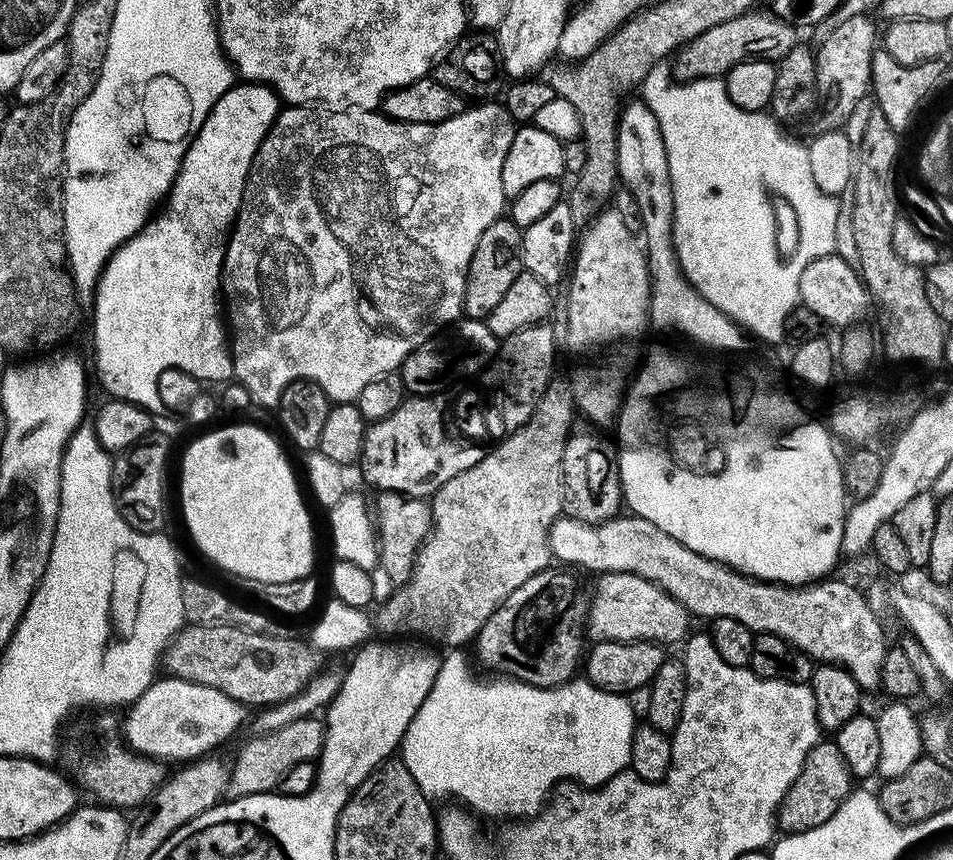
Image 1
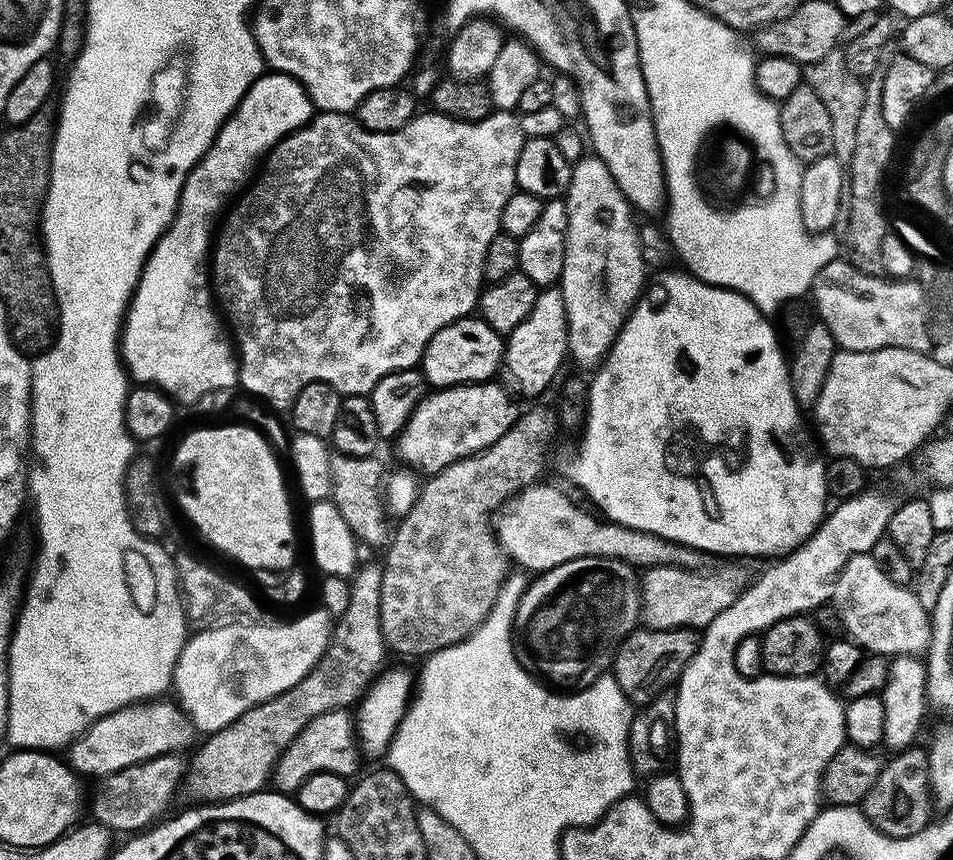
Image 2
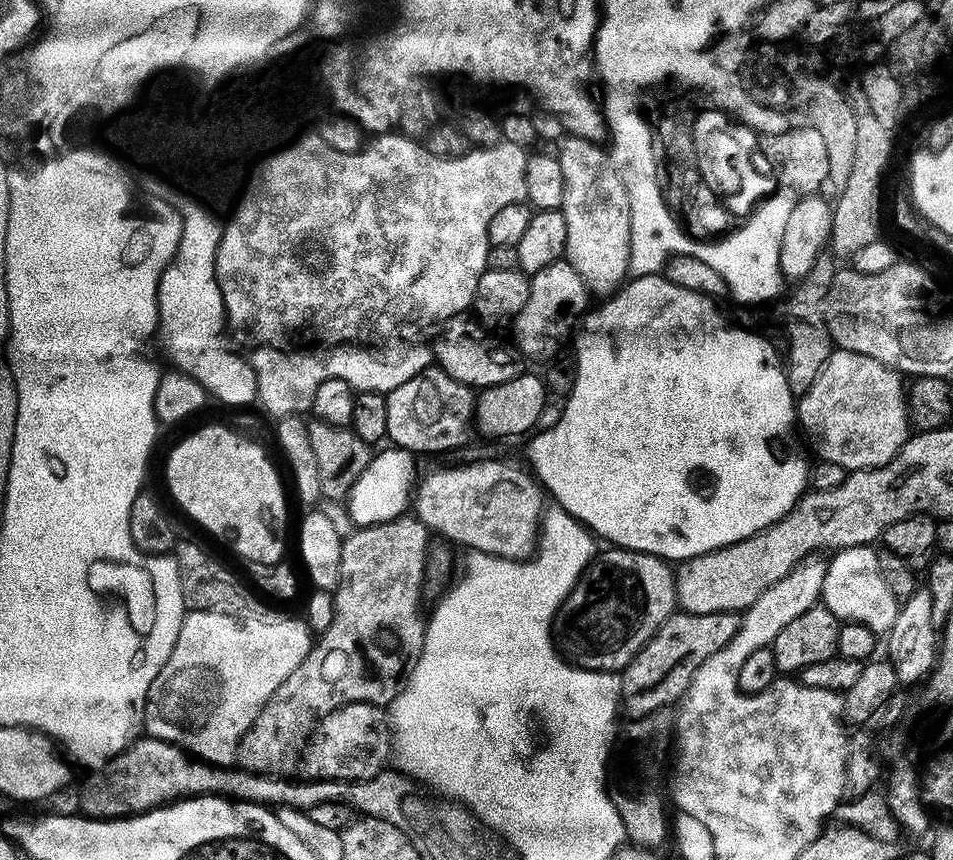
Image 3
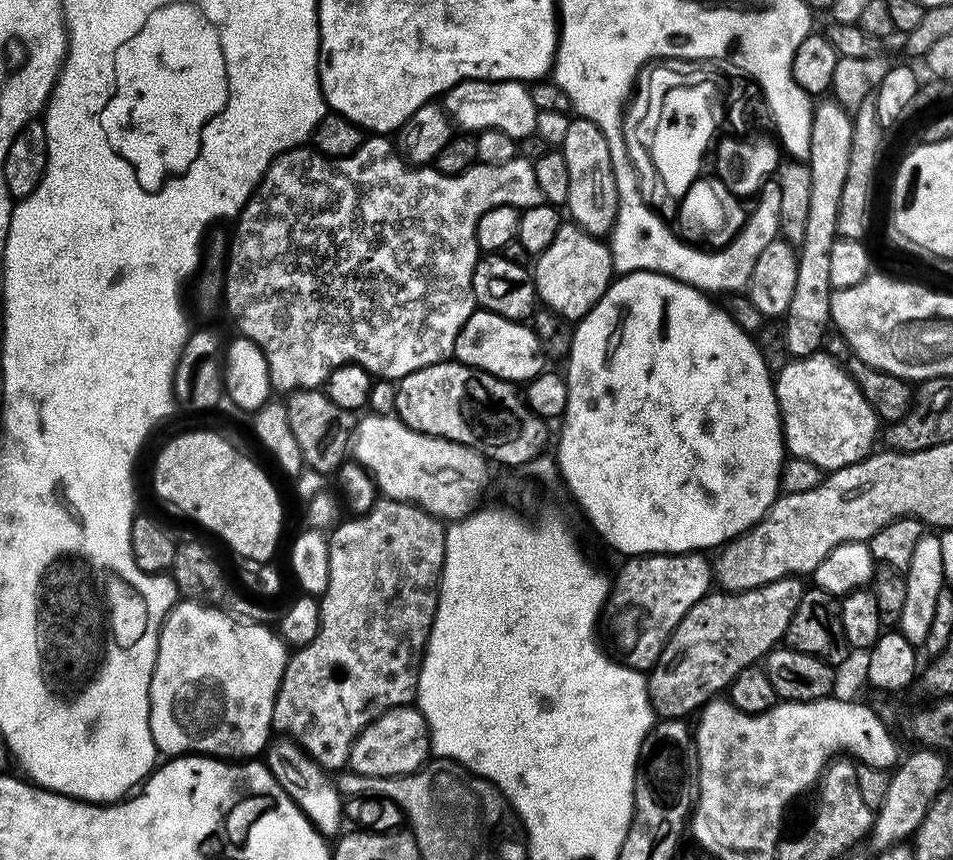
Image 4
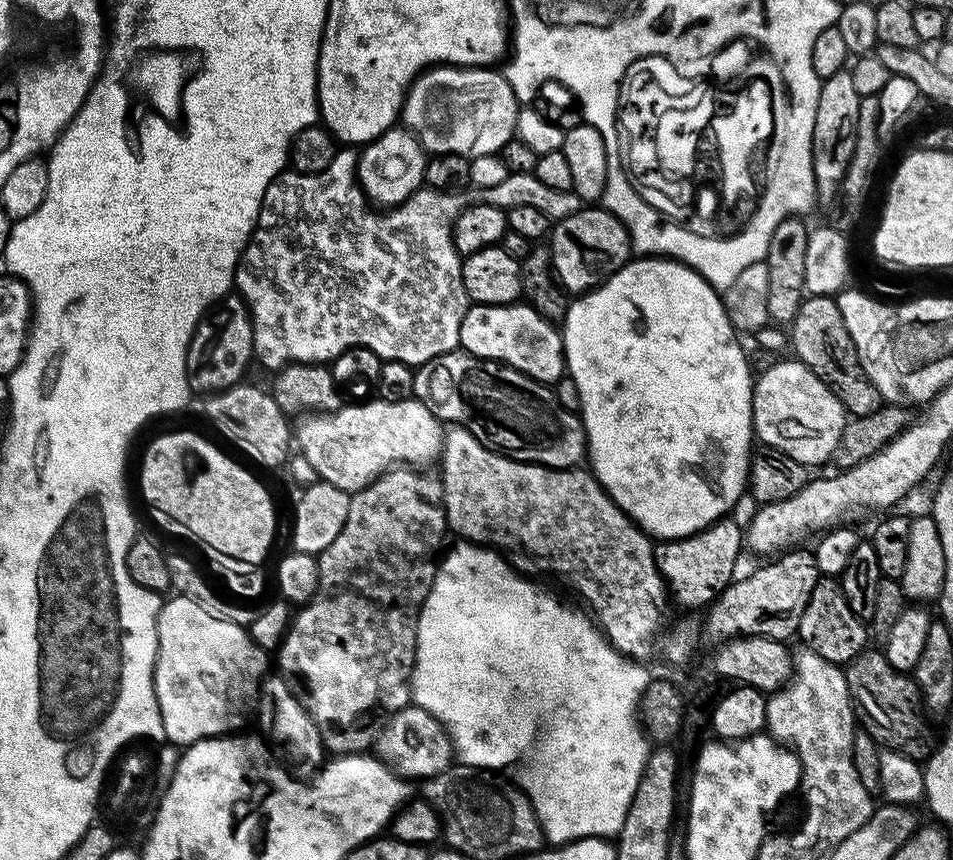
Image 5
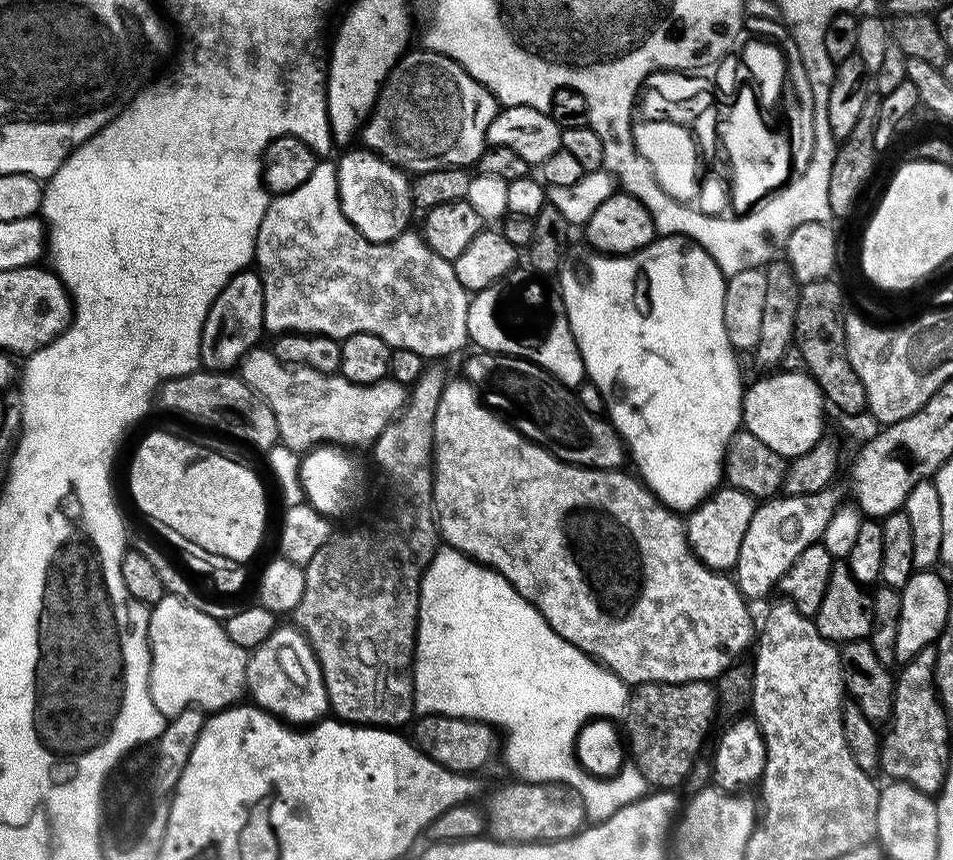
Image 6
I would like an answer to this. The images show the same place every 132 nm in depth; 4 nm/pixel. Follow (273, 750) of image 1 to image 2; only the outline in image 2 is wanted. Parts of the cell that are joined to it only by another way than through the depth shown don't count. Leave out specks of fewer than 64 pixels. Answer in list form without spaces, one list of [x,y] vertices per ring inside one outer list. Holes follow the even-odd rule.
[[[335,708],[306,722],[302,734],[298,734],[298,738],[294,738],[294,742],[290,742],[290,746],[286,746],[286,750],[278,758],[270,784],[277,792],[295,794],[311,775],[319,772],[355,777],[360,760],[362,761],[362,753],[356,739],[353,713],[346,708]]]

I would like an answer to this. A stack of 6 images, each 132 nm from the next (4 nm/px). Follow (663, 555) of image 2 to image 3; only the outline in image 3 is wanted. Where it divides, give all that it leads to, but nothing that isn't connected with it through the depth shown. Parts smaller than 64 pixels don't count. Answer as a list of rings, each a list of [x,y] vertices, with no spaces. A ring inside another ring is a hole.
[[[500,458],[475,461],[473,464],[456,462],[452,464],[453,468],[436,468],[424,477],[421,475],[414,488],[416,519],[421,520],[431,533],[441,532],[446,539],[453,540],[456,544],[465,544],[465,549],[468,550],[501,556],[507,560],[522,560],[533,555],[538,544],[538,521],[542,515],[541,493],[527,471],[519,472],[514,465],[503,462]]]

